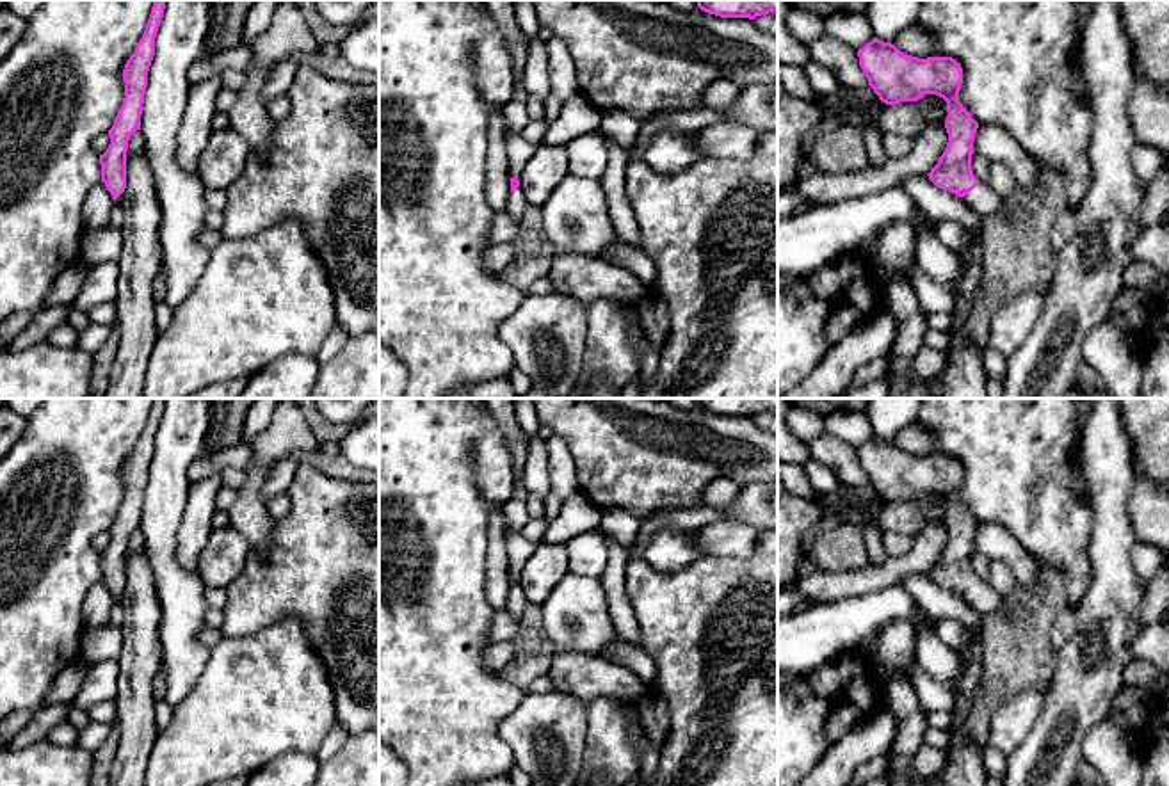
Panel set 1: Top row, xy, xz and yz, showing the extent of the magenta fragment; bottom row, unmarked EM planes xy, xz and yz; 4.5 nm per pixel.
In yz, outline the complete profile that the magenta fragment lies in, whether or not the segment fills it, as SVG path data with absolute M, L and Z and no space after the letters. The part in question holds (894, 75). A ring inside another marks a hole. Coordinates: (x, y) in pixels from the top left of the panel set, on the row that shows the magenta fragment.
M877 37L859 48L858 57L868 85L886 105L918 101L923 94L936 94L947 101L948 142L927 176L938 188L963 197L980 219L1000 213L1000 197L971 171L979 123L959 101L961 64L952 57L918 59Z

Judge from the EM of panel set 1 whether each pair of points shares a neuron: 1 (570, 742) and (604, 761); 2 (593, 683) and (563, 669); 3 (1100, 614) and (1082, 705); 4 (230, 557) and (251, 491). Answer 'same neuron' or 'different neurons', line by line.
1: different neurons
2: same neuron
3: same neuron
4: different neurons

